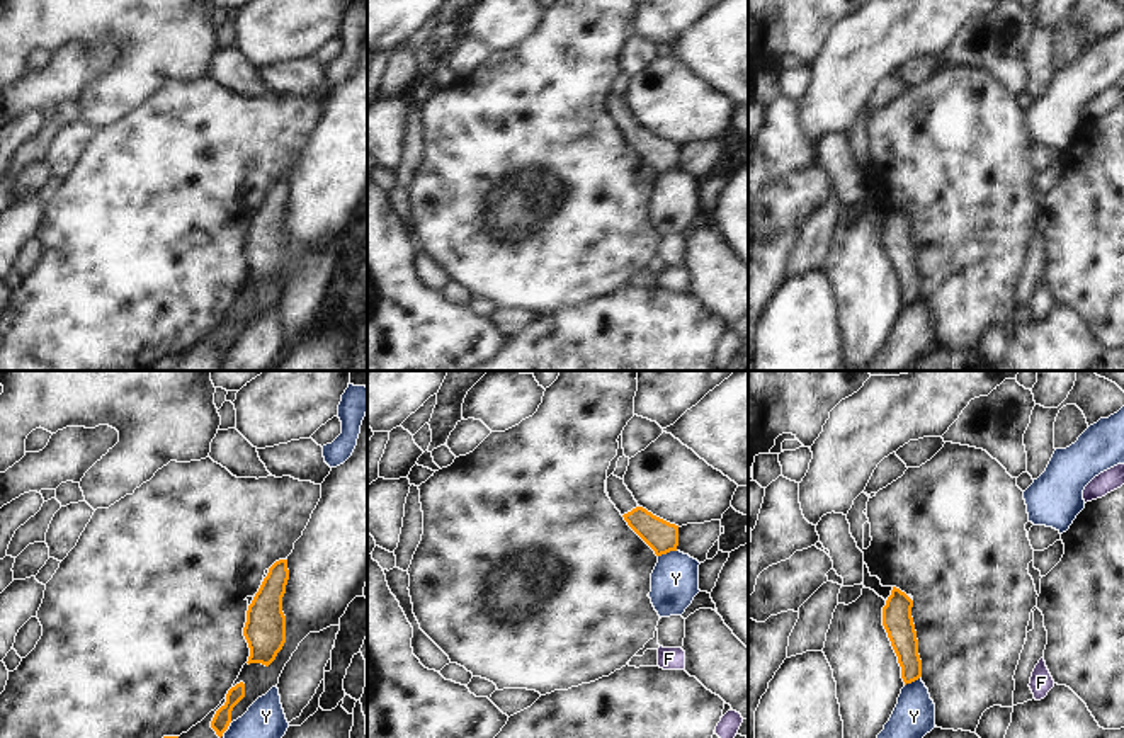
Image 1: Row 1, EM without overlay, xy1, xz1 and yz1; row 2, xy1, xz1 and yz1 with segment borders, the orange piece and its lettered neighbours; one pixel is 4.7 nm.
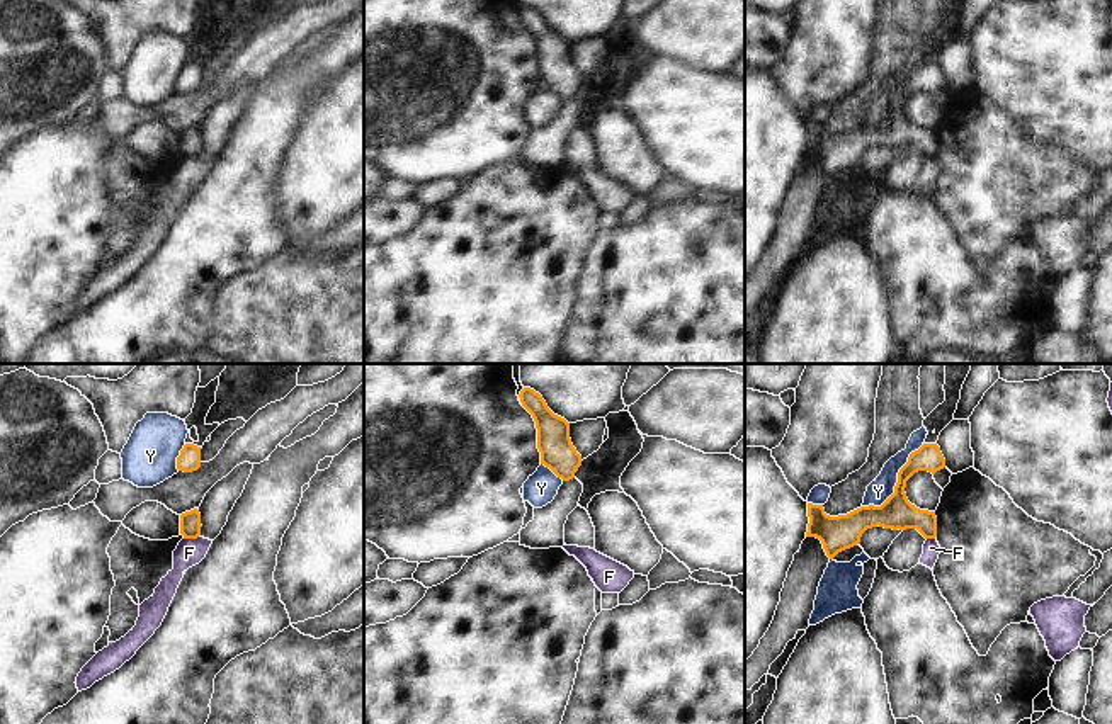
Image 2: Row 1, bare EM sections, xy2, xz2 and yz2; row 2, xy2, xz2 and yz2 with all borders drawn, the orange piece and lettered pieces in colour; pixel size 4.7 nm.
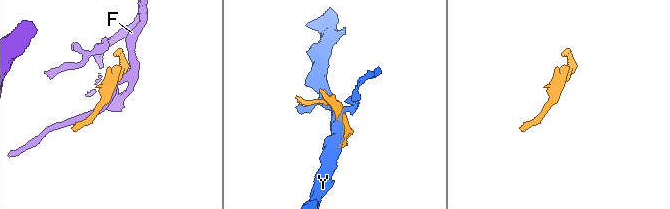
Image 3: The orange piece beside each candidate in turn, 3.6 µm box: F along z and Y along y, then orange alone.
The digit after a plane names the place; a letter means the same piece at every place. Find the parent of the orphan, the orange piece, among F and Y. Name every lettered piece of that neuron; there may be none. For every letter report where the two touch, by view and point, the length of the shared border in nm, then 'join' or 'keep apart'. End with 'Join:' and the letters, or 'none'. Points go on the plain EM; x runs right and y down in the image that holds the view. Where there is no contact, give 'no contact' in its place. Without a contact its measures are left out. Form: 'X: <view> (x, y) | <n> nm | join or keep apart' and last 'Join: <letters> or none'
F: xy2 (191, 157) | 70 nm | keep apart
Y: yz2 (898, 101) | 420 nm | keep apart
Join: none

